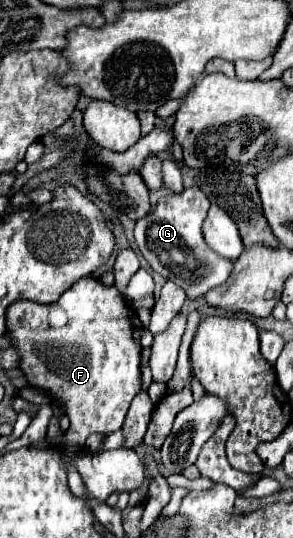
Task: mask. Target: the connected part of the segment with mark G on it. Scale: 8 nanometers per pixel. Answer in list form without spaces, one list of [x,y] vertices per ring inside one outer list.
[[[189,187],[181,195],[163,197],[157,207],[135,225],[135,241],[147,263],[153,271],[179,285],[187,299],[203,297],[209,289],[225,283],[233,271],[233,261],[215,253],[203,239],[201,225],[207,211],[207,195],[199,187]]]

